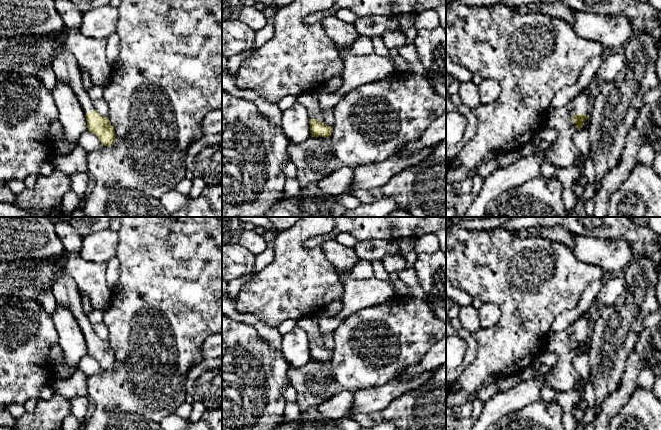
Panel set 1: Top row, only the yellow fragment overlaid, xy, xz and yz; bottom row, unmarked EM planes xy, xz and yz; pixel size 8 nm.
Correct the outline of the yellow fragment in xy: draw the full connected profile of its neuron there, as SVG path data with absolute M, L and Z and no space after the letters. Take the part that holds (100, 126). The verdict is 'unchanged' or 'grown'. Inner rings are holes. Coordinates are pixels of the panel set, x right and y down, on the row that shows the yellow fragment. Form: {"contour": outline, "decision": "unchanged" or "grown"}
{"contour": "M65 48L58 51L54 57L52 68L57 80L68 83L80 102L84 111L87 128L95 134L102 146L112 146L116 135L108 117L101 116L93 105L82 82L80 68L75 57Z", "decision": "grown"}

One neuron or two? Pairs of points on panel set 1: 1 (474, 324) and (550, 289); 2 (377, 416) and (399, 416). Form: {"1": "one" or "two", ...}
{"1": "two", "2": "one"}

